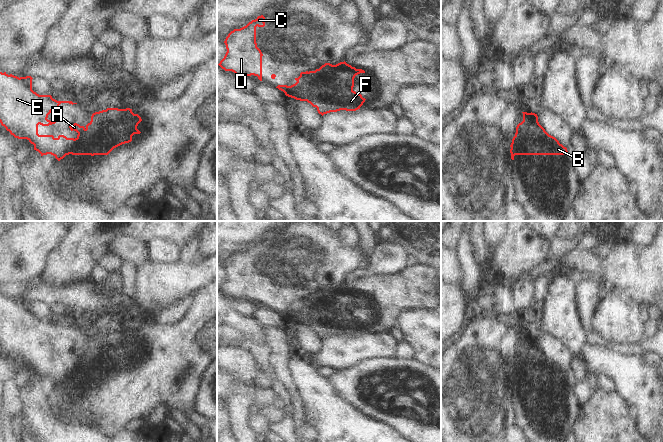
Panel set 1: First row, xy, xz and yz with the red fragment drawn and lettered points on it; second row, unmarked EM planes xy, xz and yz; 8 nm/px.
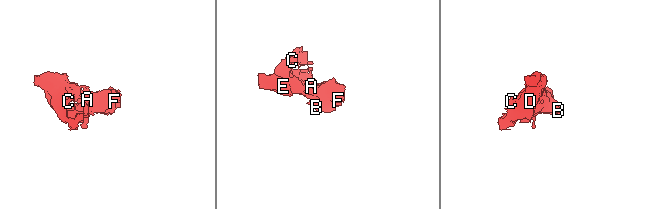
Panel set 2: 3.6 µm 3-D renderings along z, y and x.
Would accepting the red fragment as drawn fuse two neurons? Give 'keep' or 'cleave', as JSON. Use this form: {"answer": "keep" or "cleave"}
{"answer": "cleave"}

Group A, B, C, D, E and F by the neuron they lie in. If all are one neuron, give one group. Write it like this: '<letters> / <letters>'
A C D E / B F

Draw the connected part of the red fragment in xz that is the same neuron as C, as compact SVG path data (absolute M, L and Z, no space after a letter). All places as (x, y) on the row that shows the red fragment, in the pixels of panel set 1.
M258 16L240 29L234 29L224 43L227 52L218 64L225 71L236 75L257 76L262 81L262 52L256 43L256 27L265 26L265 17Z

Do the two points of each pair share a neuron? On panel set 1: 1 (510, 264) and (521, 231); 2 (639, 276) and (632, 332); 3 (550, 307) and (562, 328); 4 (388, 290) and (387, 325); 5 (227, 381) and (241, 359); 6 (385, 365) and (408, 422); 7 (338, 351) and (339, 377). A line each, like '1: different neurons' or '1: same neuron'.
1: same neuron
2: different neurons
3: same neuron
4: same neuron
5: different neurons
6: same neuron
7: different neurons

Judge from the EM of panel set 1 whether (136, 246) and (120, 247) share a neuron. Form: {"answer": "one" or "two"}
{"answer": "one"}

